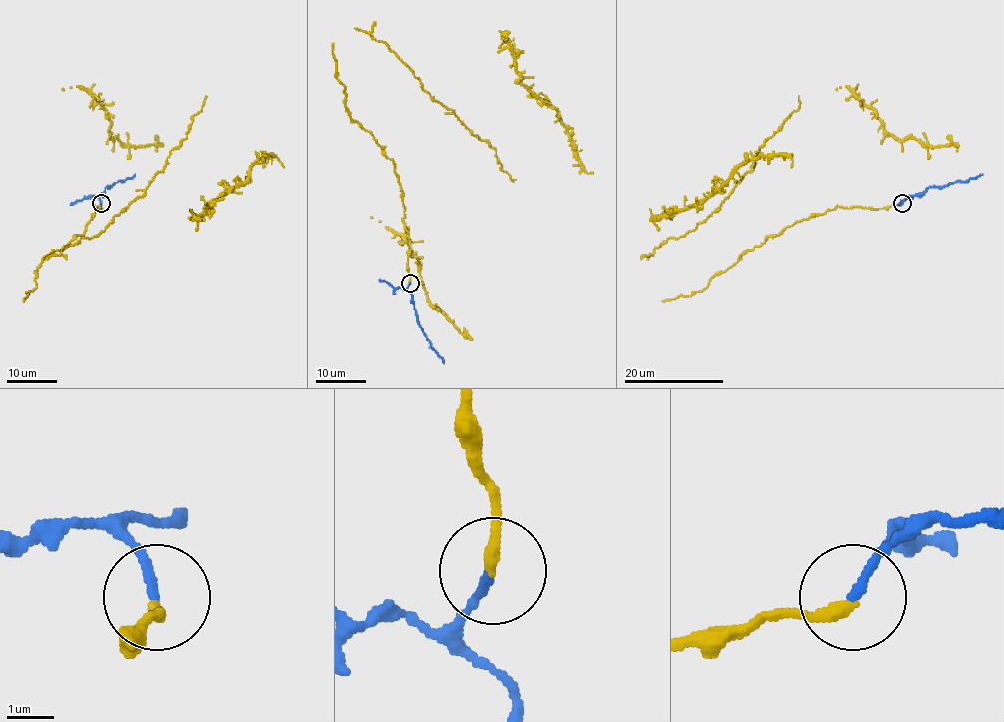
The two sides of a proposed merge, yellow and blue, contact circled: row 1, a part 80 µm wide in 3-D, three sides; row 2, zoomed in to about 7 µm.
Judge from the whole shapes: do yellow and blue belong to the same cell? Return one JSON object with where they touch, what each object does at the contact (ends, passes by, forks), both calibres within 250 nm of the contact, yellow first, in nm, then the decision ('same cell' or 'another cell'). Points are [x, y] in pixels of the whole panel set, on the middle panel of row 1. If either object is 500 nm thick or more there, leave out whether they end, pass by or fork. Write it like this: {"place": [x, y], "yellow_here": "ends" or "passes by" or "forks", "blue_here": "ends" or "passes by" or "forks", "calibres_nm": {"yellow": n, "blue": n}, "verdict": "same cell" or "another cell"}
{"place": [410, 283], "yellow_here": "ends", "blue_here": "ends", "calibres_nm": {"yellow": 240, "blue": 190}, "verdict": "another cell"}

